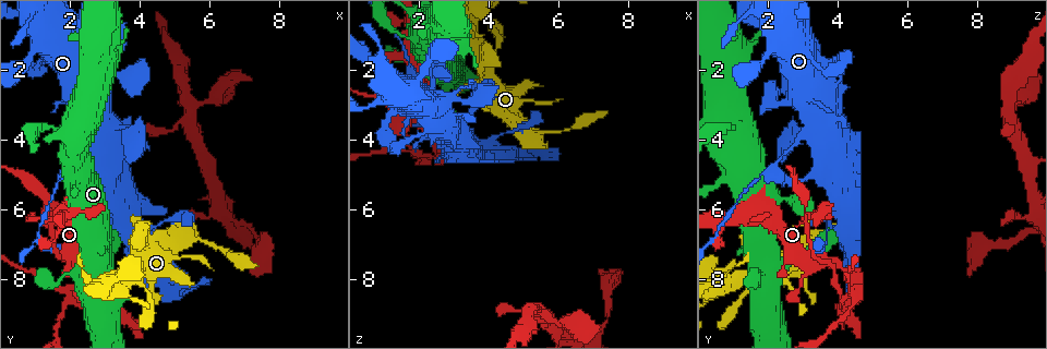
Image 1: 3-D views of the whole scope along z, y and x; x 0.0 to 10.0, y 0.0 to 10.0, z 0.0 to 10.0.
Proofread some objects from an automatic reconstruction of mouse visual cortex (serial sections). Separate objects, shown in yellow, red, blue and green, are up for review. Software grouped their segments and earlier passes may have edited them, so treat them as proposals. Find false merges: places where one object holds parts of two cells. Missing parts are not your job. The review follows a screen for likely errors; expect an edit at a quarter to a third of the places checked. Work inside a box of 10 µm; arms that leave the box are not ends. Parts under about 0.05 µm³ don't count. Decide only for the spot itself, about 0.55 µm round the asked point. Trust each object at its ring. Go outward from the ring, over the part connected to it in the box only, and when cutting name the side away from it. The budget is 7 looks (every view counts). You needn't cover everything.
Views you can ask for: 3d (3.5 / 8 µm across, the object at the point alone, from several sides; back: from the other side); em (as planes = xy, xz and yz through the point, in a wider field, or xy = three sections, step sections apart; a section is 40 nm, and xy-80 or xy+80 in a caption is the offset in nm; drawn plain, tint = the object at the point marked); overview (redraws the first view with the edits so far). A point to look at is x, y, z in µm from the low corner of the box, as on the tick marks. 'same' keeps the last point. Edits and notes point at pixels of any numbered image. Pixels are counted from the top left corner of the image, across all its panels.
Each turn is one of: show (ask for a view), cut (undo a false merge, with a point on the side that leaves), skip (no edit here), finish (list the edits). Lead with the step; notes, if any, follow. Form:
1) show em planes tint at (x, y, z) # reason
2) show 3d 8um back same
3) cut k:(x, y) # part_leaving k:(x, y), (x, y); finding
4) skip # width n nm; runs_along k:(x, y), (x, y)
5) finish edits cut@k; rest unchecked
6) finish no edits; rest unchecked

show 3d 3.5um at (2.30, 5.25, 2.50) # thick turns thin

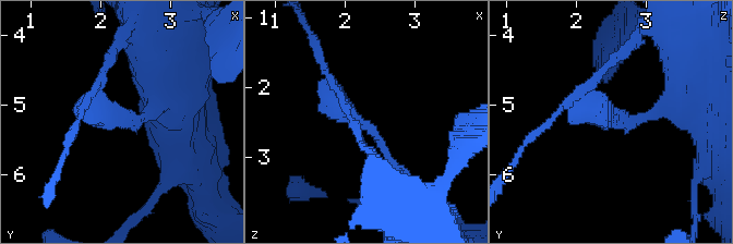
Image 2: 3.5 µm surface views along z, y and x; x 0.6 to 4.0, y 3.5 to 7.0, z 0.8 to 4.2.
show em xy step 1 tint at (2.30, 5.20, 2.50) # arm_widths 200, 250 nm

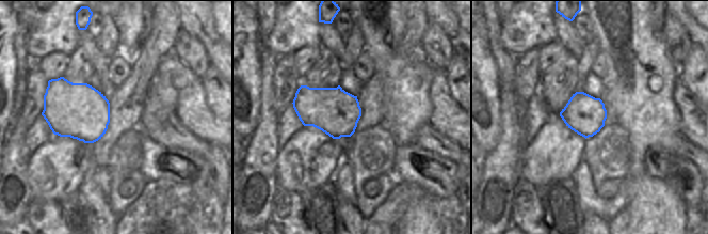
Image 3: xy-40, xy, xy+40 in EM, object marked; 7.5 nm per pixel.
cut 2:(316, 46) # part_leaving 2:(332, 77), (308, 29); a second cell is stuck on

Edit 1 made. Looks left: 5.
show overview # redraw

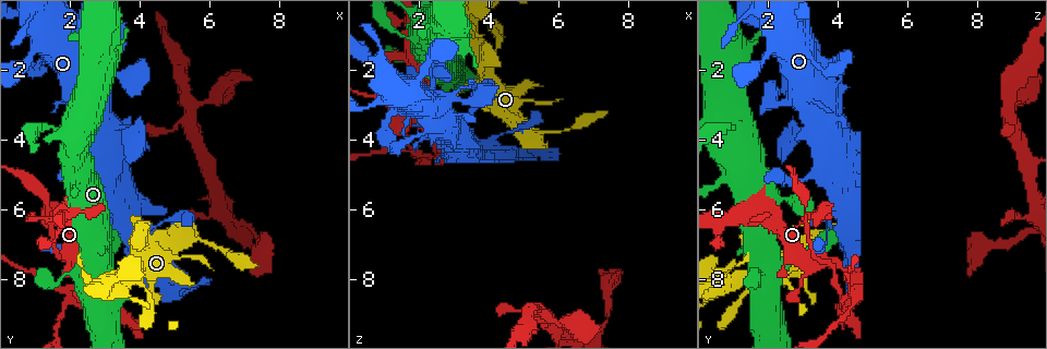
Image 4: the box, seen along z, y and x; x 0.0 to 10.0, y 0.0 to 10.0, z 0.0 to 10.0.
show 3d 3.5um at (1.75, 6.20, 1.15) # sharp bend

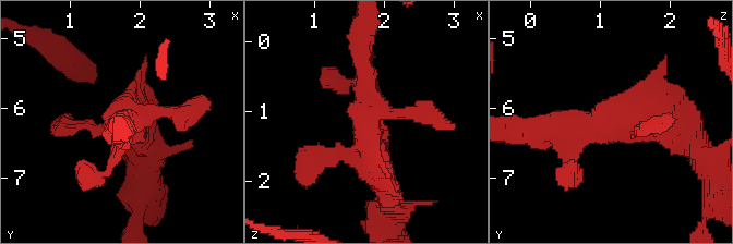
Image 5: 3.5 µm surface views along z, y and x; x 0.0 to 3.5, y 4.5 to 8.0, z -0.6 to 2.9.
show em planes tint at (1.80, 6.10, 1.15)

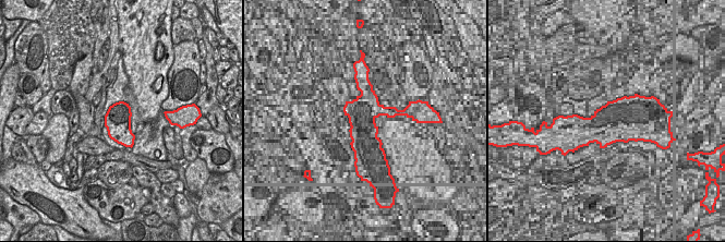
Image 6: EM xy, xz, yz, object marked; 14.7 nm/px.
skip # all the same cell

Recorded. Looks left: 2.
show 3d 3.5um back at (3.10, 5.75, 4.00) # calibre changes

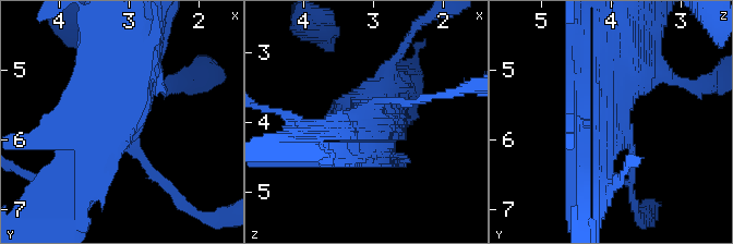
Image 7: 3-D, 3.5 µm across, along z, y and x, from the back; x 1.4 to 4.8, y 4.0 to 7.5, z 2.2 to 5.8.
show em planes tint at (3.10, 5.75, 4.00) # now the EM

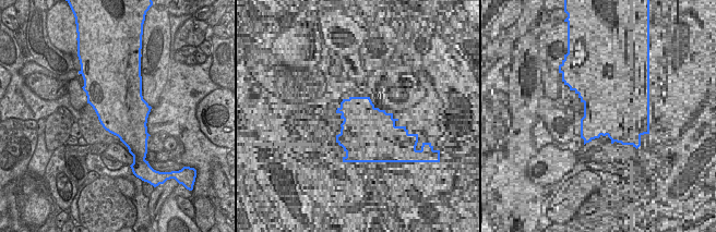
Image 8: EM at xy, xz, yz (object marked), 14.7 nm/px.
skip # continuous, no second cell

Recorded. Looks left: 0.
finish edits cut@2; rest unchecked

